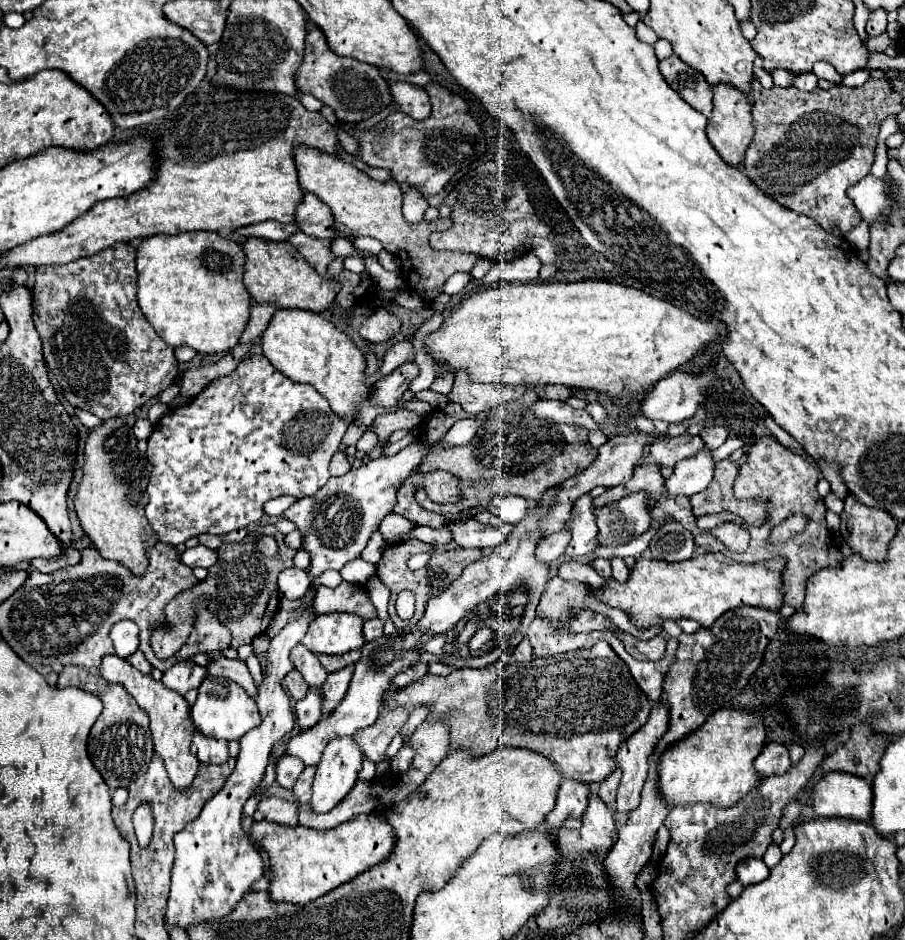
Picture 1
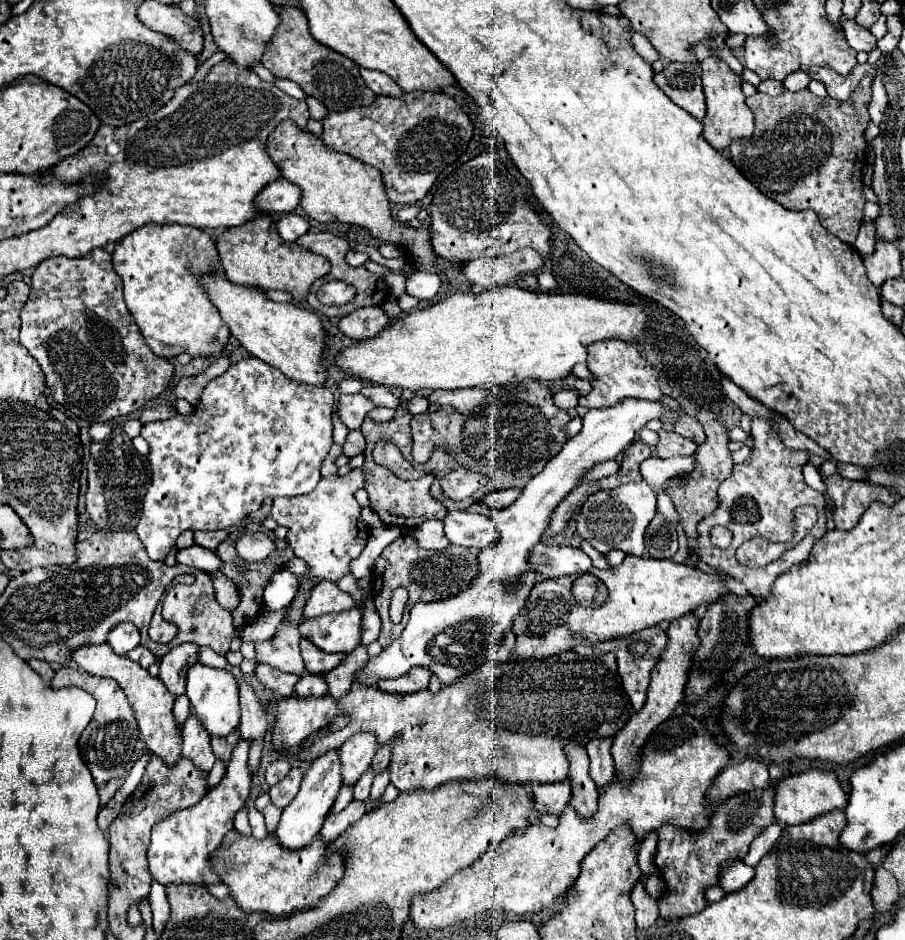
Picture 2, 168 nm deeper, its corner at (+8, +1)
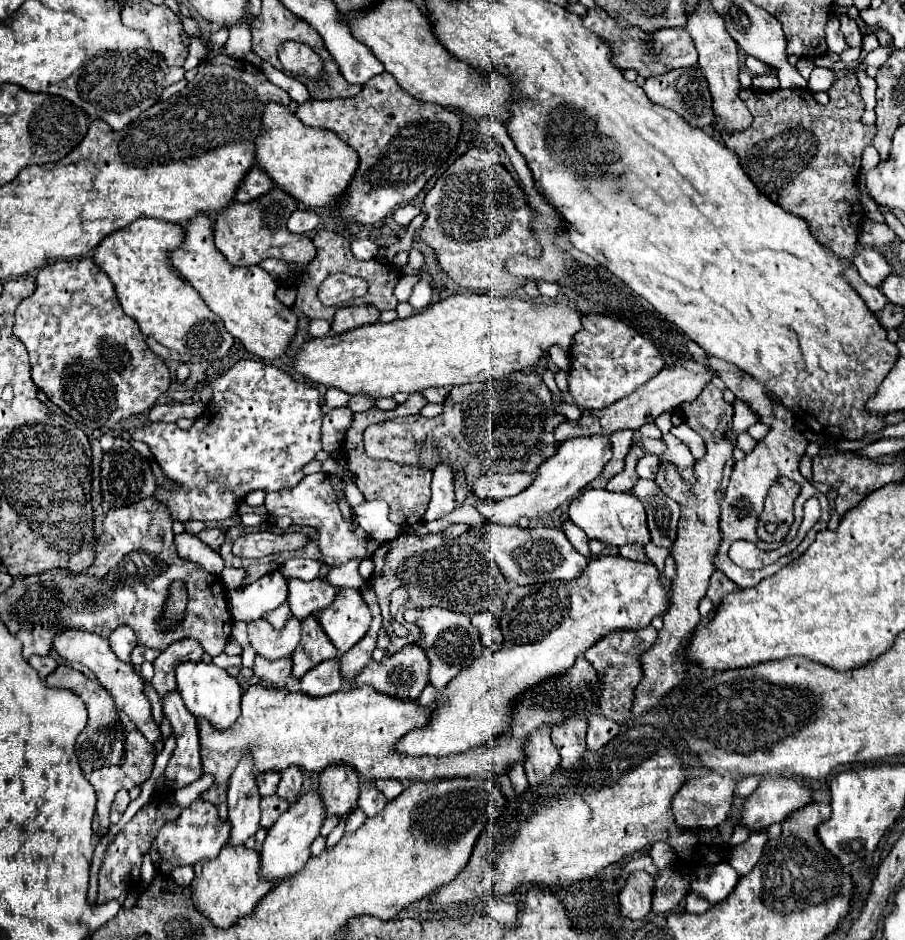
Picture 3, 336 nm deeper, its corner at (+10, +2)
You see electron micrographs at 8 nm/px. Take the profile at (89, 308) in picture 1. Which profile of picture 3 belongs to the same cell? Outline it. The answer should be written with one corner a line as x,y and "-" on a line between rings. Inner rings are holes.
92,258
56,260
46,264
36,276
36,292
16,308
14,336
30,354
32,380
36,386
80,426
108,430
122,418
150,410
170,386
170,372
146,344
138,324
124,314
114,284

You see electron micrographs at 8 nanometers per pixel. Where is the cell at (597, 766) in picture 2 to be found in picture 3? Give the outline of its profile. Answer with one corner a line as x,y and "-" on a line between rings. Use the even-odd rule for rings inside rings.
594,716
588,718
588,734
586,734
586,744
590,752
600,750
602,746
606,746
612,738
616,738
620,732
620,726
604,716

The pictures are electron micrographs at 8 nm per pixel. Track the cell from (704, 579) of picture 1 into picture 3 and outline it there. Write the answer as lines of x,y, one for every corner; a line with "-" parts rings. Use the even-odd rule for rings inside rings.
598,556
592,558
586,566
586,570
572,582
544,582
544,584
532,584
532,586
516,586
504,604
500,628
504,632
504,644
498,652
484,650
478,660
472,662
442,694
442,698
436,702
436,712
432,722
422,730
412,730
402,738
402,742
396,746
398,752
410,754
410,756
448,756
448,754
460,754
474,746
480,746
488,742
490,738
502,734
506,730
506,722
510,722
510,698
514,694
522,694
526,686
534,686
534,682
542,682
550,678
550,674
562,674
562,670
568,670
578,654
586,652
590,646
594,646
600,638
608,636
614,630
638,630
644,626
650,626
650,622
666,614
670,608
670,592
660,582
660,570
650,562
638,562
628,560
622,556

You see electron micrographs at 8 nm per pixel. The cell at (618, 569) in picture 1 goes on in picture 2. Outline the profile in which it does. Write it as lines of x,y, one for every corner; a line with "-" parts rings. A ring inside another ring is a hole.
582,543
580,545
580,549
584,549
584,553
590,557
590,561
592,561
592,565
594,567
598,567
598,569
608,569
610,565
608,565
608,561
604,559
604,555
600,553
600,551
596,551
590,543

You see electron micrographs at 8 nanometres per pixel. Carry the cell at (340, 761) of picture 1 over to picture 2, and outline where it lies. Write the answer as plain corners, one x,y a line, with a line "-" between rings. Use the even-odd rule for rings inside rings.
328,751
322,757
318,757
314,763
310,763
300,786
296,799
284,809
282,819
276,829
276,841
284,849
304,849
322,829
322,823
326,815
330,813
334,799
342,787
340,779
340,757
336,751

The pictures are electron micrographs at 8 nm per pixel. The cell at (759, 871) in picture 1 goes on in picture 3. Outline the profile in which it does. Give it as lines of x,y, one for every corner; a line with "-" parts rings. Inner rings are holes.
728,862
712,866
712,874
710,866
700,866
692,876
692,890
704,896
710,904
718,904
734,890
738,878
738,872

